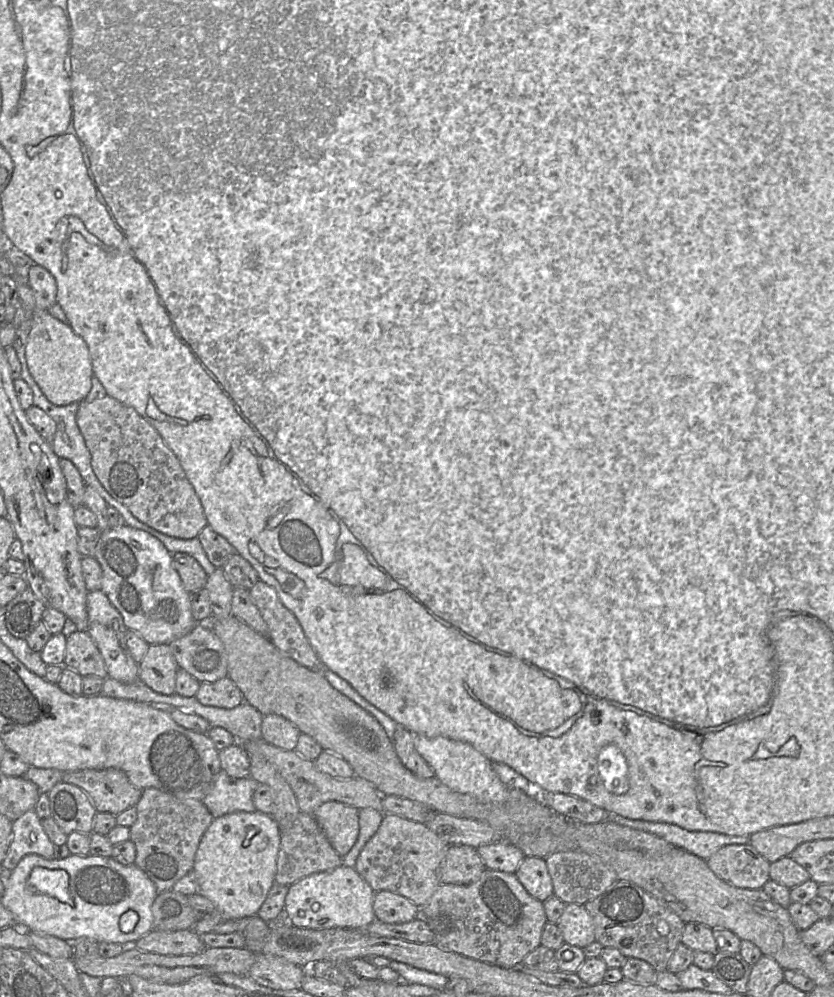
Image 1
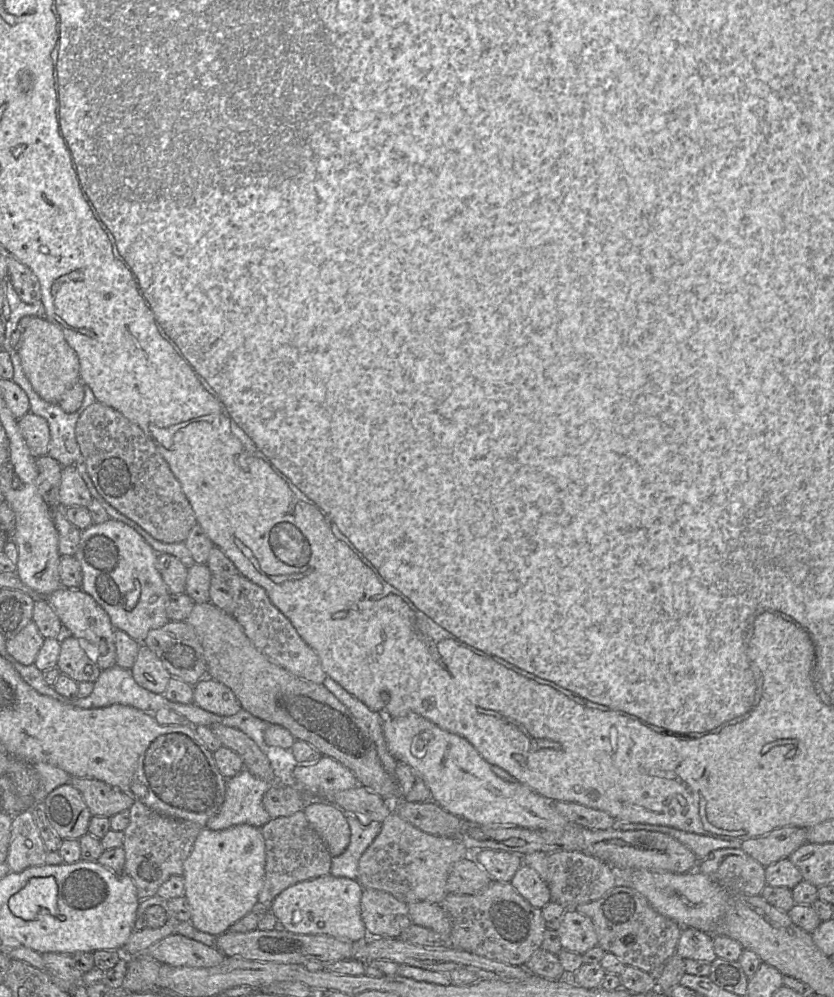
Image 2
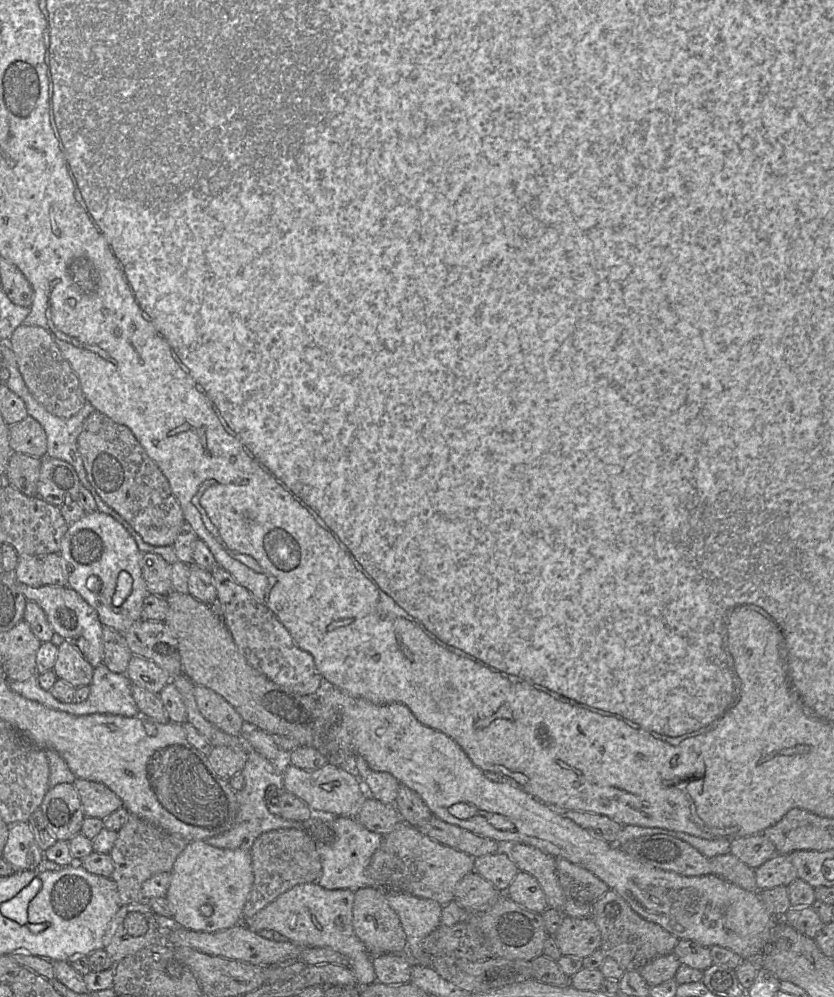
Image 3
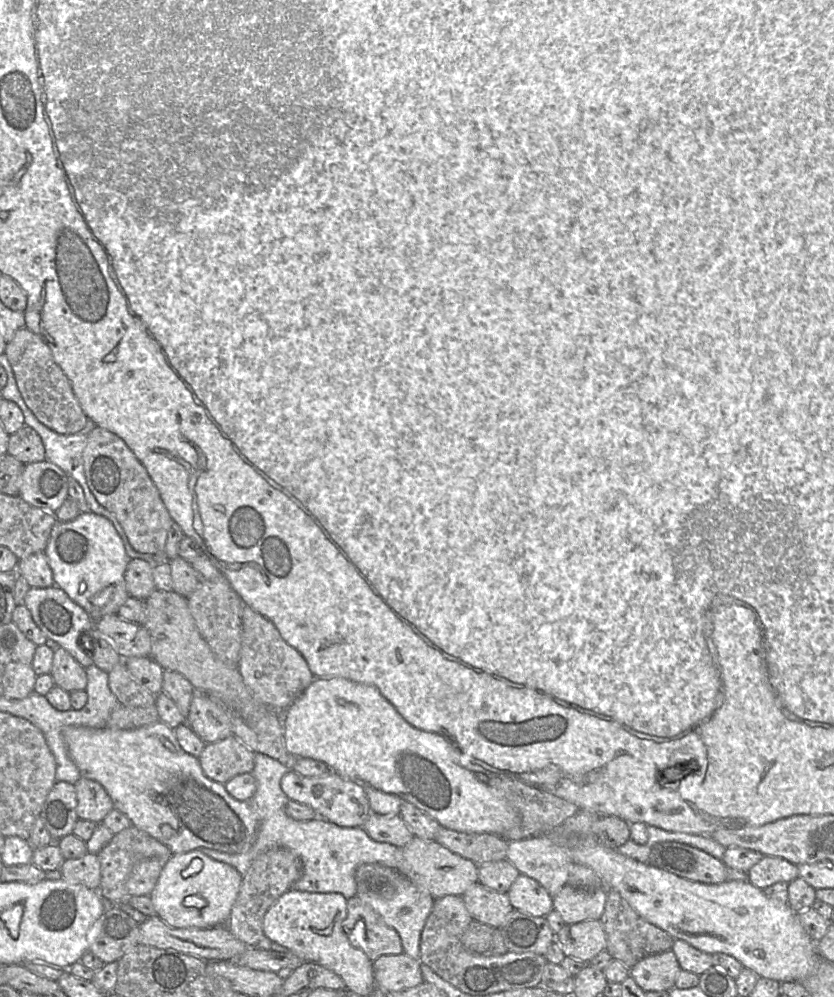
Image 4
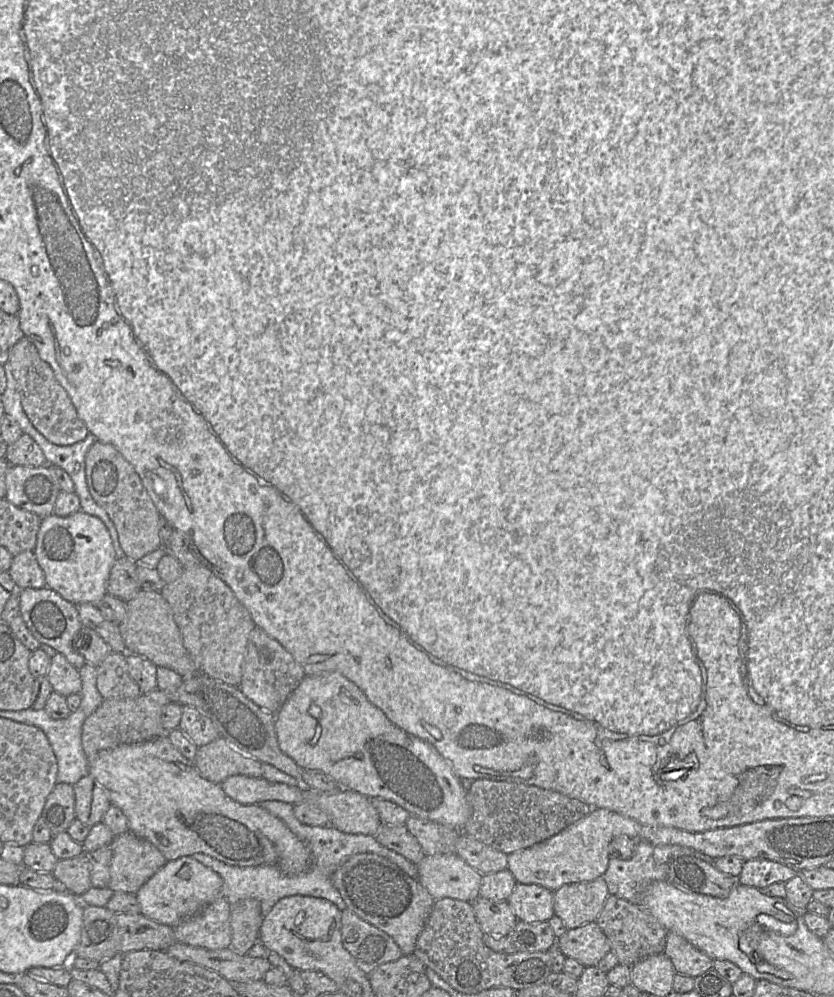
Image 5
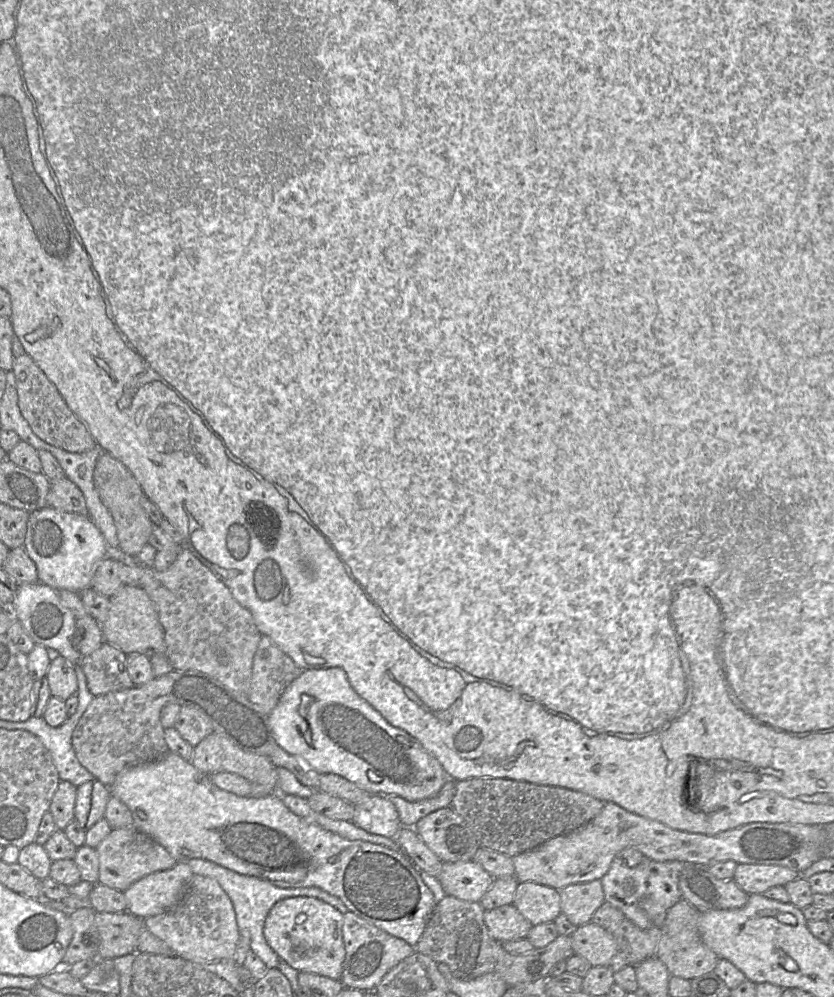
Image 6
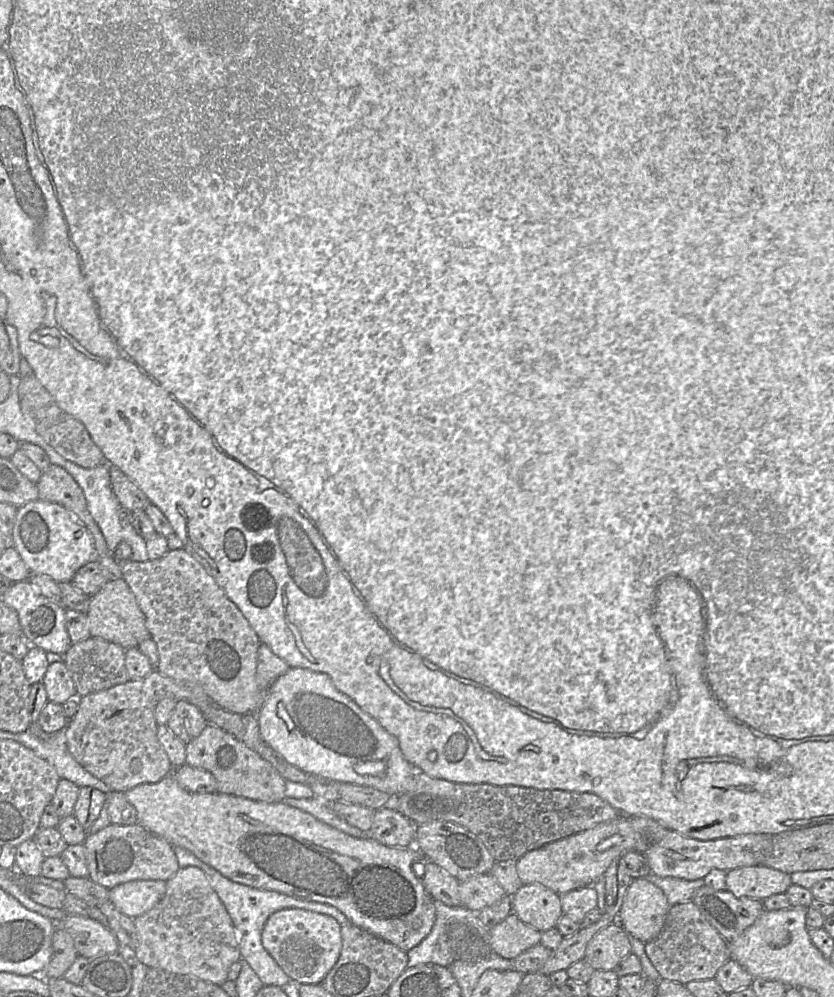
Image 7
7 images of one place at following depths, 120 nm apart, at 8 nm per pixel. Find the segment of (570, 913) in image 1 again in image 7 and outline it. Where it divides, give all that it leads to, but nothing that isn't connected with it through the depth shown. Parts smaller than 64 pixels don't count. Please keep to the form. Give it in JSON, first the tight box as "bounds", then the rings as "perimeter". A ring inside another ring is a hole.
{"bounds":[585,922,632,970],"perimeter":[[[617,922],[596,933],[588,942],[585,959],[595,970],[614,970],[632,953],[629,934]]]}

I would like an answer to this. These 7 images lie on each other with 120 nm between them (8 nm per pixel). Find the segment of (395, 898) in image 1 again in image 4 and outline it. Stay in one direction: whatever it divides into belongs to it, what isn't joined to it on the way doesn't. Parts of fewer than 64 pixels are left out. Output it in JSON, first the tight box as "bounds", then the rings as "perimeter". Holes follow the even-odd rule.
{"bounds":[342,895,403,962],"perimeter":[[[357,895],[347,900],[347,915],[342,928],[351,945],[362,950],[372,962],[382,955],[397,955],[403,952],[397,931],[388,926],[382,917]]]}

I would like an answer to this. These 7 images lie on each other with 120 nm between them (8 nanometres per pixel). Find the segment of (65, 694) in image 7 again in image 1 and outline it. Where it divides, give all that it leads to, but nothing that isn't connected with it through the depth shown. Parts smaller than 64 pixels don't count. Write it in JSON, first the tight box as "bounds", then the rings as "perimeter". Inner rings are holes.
{"bounds":[63,630,108,677],"perimeter":[[[76,630],[67,636],[63,666],[71,668],[82,677],[108,677],[104,659],[86,630]]]}

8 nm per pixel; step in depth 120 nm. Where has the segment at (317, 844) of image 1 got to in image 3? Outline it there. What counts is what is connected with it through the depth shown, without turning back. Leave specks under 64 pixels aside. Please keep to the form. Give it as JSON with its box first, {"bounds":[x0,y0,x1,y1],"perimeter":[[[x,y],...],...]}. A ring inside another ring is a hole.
{"bounds":[242,828,322,922],"perimeter":[[[304,828],[271,830],[261,834],[251,849],[253,885],[243,908],[242,922],[253,917],[278,896],[303,883],[317,882],[322,865],[317,851],[317,841]]]}

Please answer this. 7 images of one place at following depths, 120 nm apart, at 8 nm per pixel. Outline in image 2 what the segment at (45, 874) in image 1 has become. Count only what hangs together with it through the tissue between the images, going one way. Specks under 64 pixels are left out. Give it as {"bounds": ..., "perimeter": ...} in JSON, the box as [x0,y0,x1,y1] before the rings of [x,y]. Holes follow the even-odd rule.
{"bounds":[8,877,58,920],"perimeter":[[[34,877],[8,901],[10,911],[24,920],[34,920],[41,908],[47,908],[53,916],[58,916],[57,883],[53,877]]]}

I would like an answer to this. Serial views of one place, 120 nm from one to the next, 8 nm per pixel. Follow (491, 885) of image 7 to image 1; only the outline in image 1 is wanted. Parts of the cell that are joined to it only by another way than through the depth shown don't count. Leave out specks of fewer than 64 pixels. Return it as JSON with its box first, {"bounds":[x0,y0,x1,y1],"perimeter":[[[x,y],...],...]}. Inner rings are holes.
{"bounds":[354,814,449,908],"perimeter":[[[384,814],[378,831],[360,852],[354,868],[375,892],[385,890],[399,894],[421,908],[441,884],[439,867],[449,846],[424,823],[418,823],[395,814]]]}

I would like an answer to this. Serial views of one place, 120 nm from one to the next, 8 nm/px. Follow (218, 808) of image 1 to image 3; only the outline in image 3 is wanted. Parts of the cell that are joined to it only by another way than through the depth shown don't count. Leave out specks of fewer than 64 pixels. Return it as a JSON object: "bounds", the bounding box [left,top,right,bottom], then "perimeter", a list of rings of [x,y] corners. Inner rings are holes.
{"bounds":[204,749,310,850],"perimeter":[[[250,749],[245,766],[238,774],[244,777],[244,786],[241,790],[235,792],[238,802],[238,813],[235,823],[228,831],[205,839],[204,841],[208,845],[222,849],[250,850],[254,841],[265,832],[289,828],[304,828],[308,831],[310,830],[309,823],[298,823],[296,821],[286,820],[269,811],[266,804],[266,791],[268,787],[275,786],[279,793],[286,791],[284,789],[283,776],[277,773],[272,761],[259,752]]]}

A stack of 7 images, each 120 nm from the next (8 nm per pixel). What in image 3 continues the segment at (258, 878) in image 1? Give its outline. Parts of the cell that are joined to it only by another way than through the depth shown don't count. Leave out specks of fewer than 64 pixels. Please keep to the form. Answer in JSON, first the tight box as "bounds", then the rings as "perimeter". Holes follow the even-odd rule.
{"bounds":[165,840,254,932],"perimeter":[[[204,840],[191,841],[175,860],[170,876],[165,898],[172,911],[172,918],[183,928],[216,932],[242,922],[243,908],[254,880],[250,850],[222,849],[208,845]]]}

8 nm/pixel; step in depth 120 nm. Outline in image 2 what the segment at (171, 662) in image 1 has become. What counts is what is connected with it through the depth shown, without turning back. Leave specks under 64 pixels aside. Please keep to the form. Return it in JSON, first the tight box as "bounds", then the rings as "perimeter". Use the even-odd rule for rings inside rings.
{"bounds":[130,644,171,694],"perimeter":[[[143,644],[130,671],[139,686],[155,694],[164,694],[171,678],[156,654]]]}

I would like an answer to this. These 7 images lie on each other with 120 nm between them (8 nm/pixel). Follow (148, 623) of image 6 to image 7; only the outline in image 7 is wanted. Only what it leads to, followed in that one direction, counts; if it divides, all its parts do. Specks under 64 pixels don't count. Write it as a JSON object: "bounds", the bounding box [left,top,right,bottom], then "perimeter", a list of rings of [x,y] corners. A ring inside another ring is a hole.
{"bounds":[86,578,151,650],"perimeter":[[[122,578],[108,580],[98,592],[90,596],[86,617],[91,636],[118,644],[125,650],[138,647],[140,642],[151,637],[145,625],[145,615],[138,605],[135,595]]]}

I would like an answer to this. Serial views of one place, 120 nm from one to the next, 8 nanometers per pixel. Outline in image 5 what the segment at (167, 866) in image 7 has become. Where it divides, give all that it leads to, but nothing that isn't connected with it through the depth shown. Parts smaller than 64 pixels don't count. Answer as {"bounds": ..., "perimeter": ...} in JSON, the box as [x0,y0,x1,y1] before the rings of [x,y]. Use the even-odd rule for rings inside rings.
{"bounds":[108,831,168,894],"perimeter":[[[131,831],[115,836],[110,846],[113,855],[108,887],[114,892],[136,894],[168,862],[154,844]]]}

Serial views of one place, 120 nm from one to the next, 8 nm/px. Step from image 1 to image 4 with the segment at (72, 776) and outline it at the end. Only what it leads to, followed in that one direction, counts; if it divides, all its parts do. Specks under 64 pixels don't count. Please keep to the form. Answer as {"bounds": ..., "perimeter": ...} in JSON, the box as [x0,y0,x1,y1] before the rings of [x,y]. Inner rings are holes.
{"bounds":[75,777,114,823],"perimeter":[[[81,777],[75,784],[79,819],[103,823],[107,814],[114,809],[112,799],[104,787],[95,780]]]}

